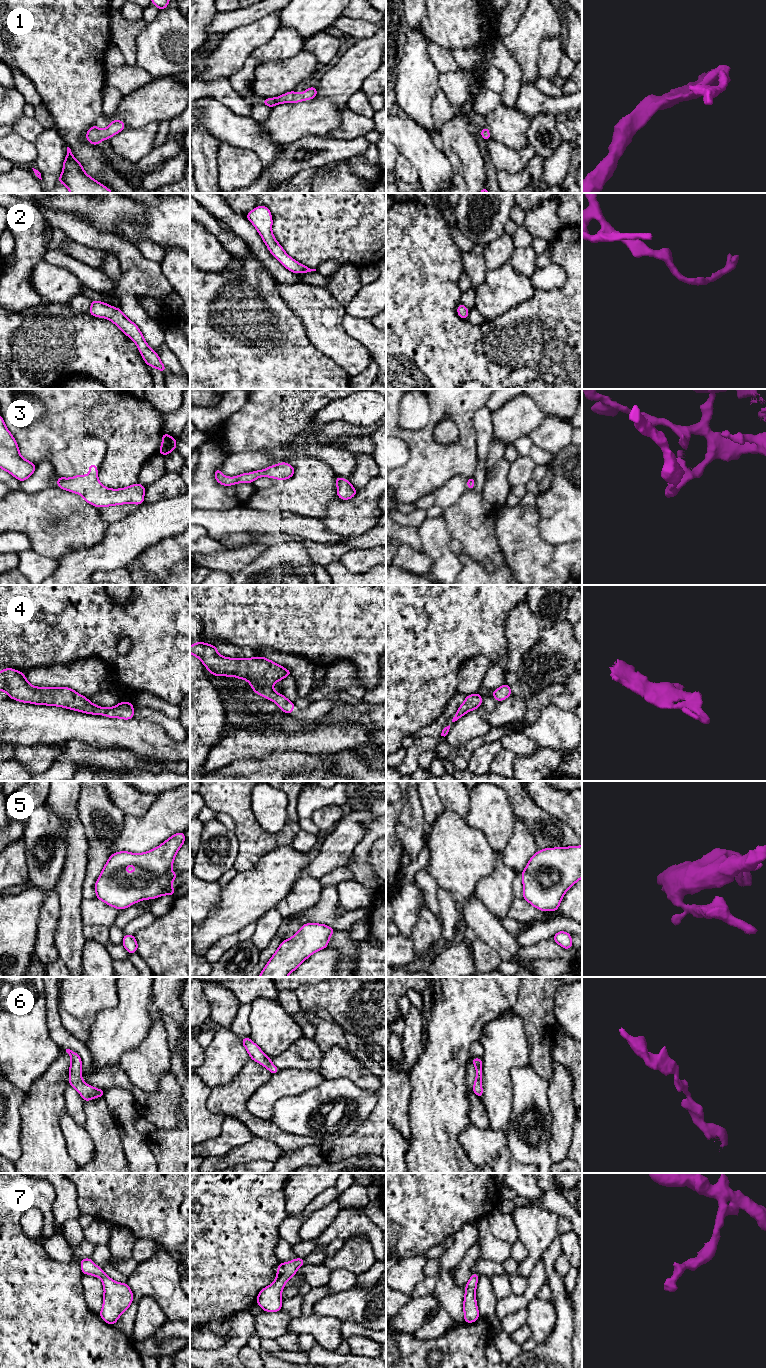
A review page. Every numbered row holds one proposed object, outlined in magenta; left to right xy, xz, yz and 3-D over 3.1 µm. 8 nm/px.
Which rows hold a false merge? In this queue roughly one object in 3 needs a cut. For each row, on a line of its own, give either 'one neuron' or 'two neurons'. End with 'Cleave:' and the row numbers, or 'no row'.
1: one neuron
2: one neuron
3: one neuron
4: one neuron
5: one neuron
6: one neuron
7: one neuron
Cleave: no row

